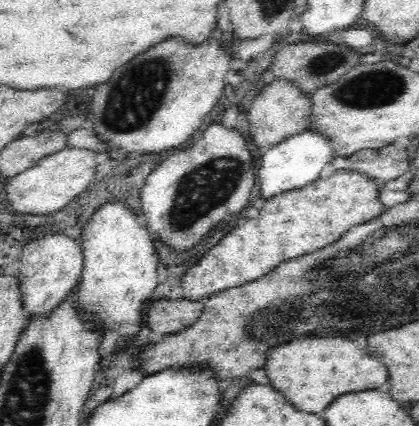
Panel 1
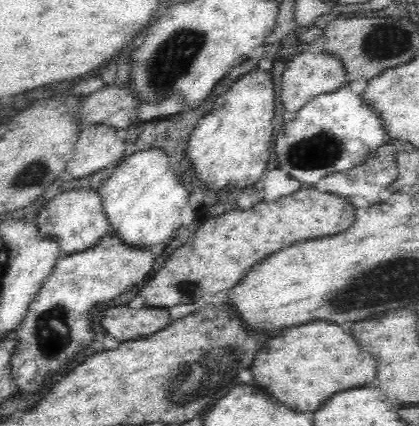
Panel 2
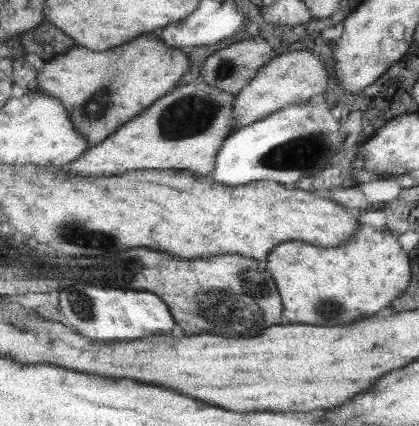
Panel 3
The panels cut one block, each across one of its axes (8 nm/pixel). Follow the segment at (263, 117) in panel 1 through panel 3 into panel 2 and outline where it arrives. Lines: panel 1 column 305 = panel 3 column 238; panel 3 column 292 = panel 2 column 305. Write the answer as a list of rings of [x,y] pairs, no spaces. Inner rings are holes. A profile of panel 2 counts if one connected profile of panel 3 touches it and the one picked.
[[[300,52],[296,56],[286,56],[286,68],[282,72],[280,82],[282,82],[280,102],[286,112],[294,112],[294,114],[298,114],[312,100],[316,100],[324,94],[334,94],[334,92],[342,90],[344,86],[348,86],[346,74],[344,74],[340,62],[334,60],[332,56],[324,56],[322,52],[314,52],[314,54]]]

